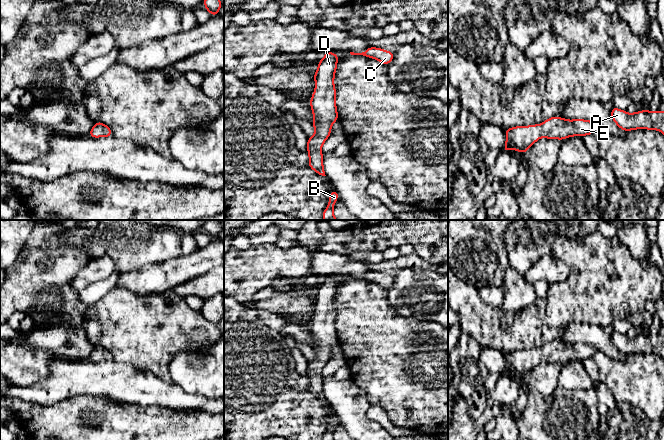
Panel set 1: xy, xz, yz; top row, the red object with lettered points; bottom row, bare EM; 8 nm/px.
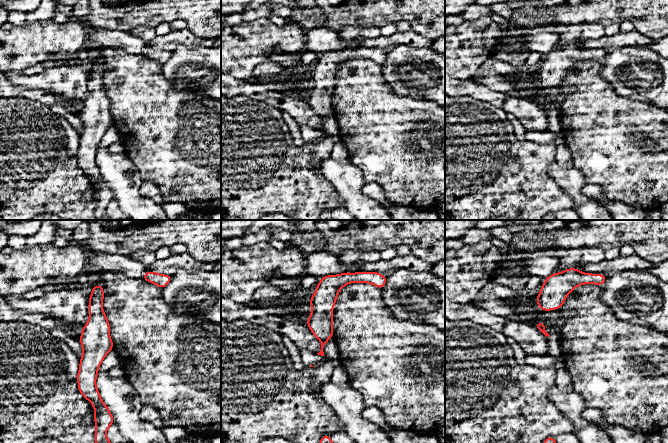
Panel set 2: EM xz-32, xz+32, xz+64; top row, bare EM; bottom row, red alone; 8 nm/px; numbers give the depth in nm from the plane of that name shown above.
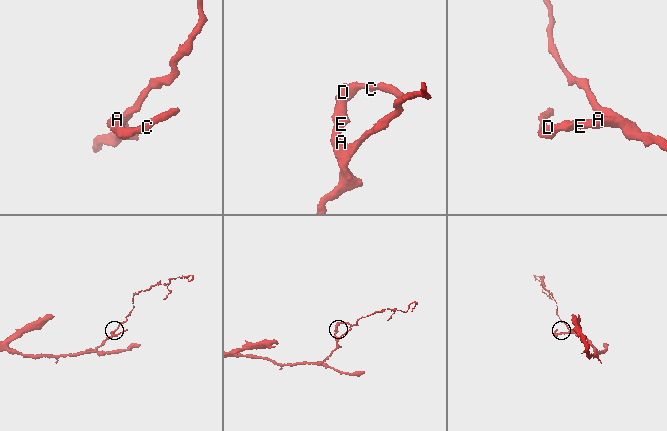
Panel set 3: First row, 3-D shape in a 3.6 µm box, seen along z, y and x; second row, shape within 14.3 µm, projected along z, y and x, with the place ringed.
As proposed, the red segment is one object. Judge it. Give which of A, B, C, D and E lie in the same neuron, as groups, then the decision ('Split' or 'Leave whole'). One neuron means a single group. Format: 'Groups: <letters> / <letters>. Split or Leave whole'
Groups: A B C D E. Leave whole

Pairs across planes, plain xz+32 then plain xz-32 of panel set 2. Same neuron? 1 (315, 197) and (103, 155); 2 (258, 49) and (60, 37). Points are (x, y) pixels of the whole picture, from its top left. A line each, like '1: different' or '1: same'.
1: different
2: same

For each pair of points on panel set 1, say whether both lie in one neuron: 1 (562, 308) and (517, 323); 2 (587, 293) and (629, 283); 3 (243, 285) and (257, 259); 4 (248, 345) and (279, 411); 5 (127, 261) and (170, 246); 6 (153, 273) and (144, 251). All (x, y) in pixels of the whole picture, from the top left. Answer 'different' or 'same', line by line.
1: different
2: same
3: same
4: same
5: same
6: different

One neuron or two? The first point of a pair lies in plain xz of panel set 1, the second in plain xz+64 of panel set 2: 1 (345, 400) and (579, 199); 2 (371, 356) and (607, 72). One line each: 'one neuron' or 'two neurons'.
1: one neuron
2: two neurons

